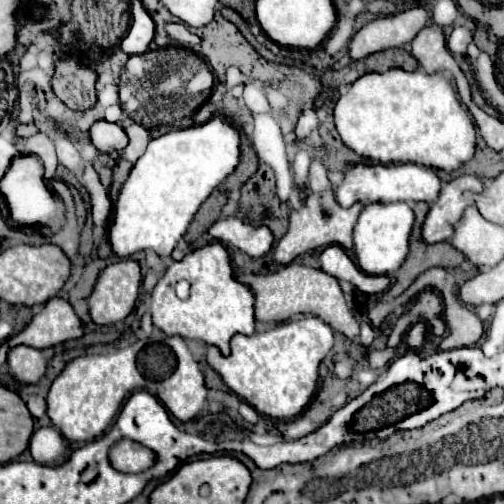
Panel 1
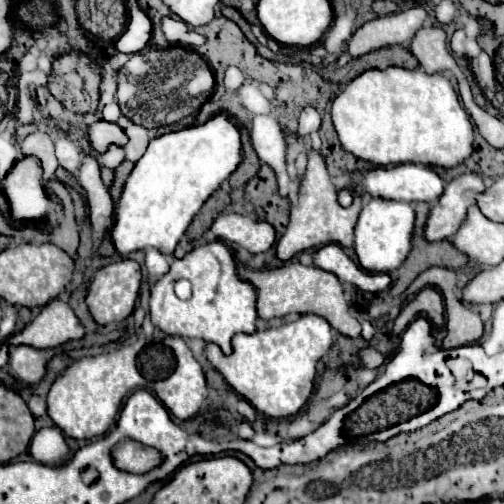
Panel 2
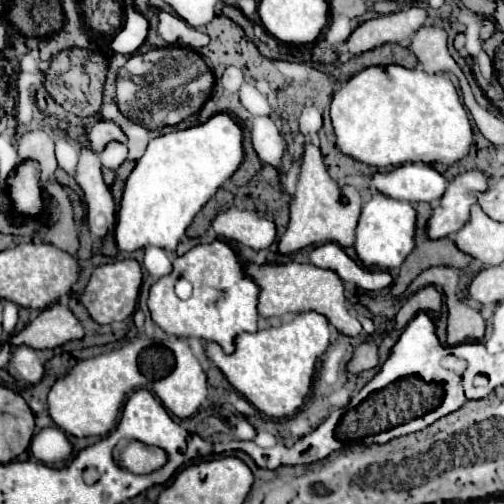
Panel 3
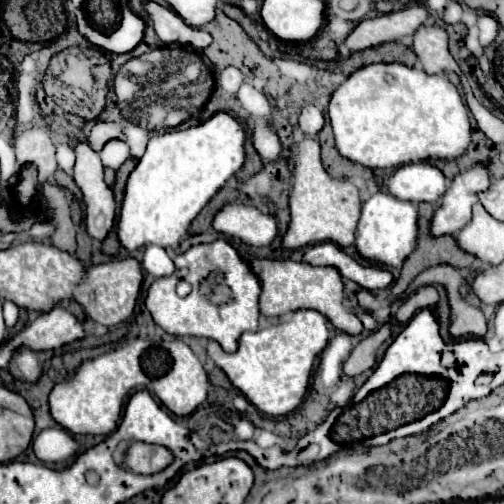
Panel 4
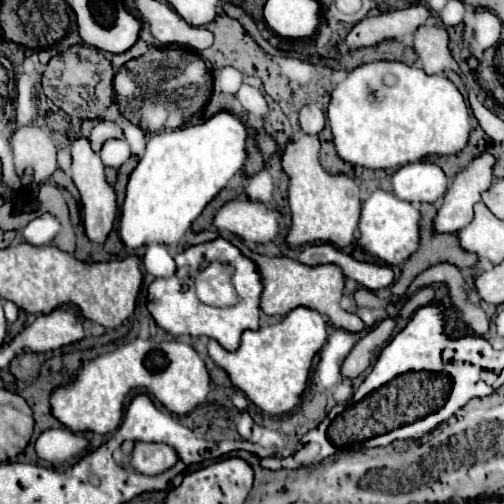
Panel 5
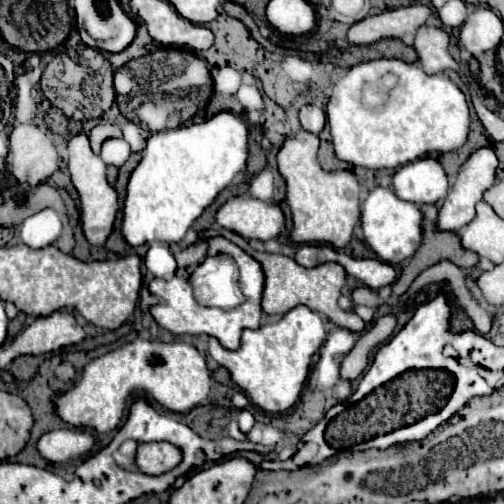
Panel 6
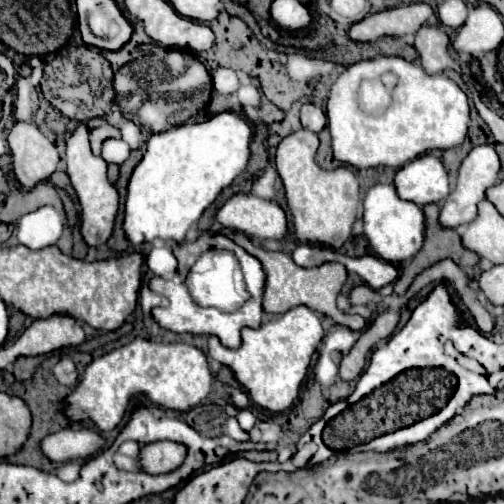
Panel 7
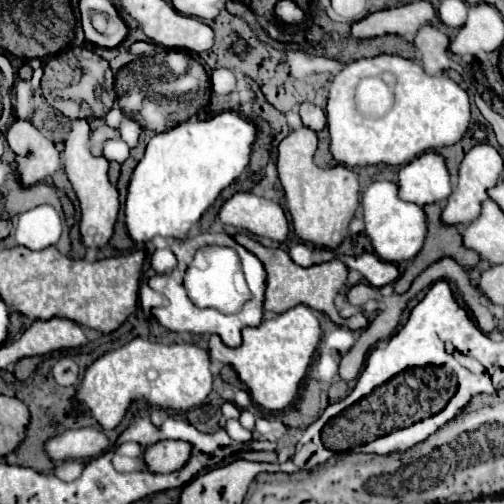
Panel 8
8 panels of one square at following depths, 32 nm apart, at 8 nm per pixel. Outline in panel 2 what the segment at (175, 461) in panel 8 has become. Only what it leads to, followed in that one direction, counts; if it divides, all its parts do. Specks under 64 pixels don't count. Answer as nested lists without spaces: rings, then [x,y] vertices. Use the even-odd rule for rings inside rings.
[[[128,440],[114,450],[114,464],[120,470],[132,472],[132,474],[150,472],[150,470],[158,468],[162,464],[162,460],[164,458],[162,458],[160,450],[144,446],[144,444],[134,442],[134,440]]]

